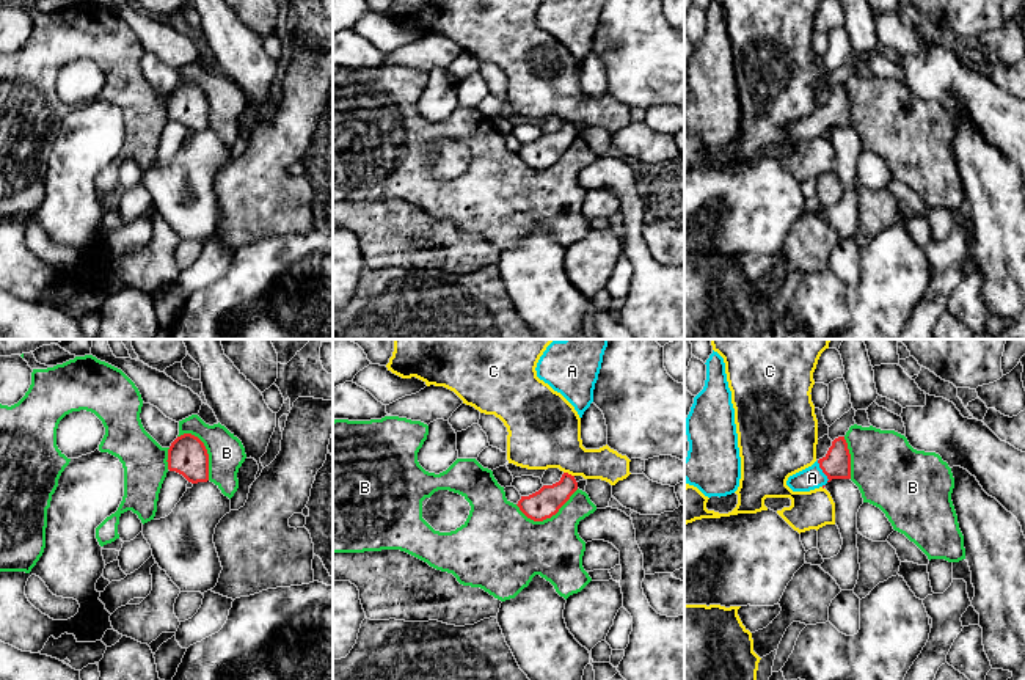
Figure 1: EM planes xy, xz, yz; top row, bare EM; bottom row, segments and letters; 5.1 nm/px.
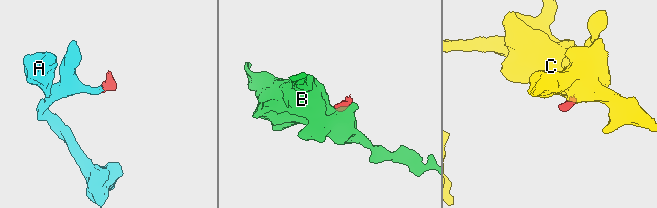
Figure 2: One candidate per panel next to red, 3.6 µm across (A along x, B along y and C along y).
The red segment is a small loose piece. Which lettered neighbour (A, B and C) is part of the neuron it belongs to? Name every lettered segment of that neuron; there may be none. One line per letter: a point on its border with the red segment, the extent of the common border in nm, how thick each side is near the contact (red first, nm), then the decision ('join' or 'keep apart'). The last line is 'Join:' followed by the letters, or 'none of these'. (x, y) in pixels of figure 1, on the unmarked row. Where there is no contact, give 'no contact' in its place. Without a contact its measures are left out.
A: contact yz (823, 120); length 130 nm; calibres 140 and 120 nm; join
B: contact xz (547, 165); length 340 nm; calibres 150 and 380 nm; keep apart
C: contact xz (567, 121); length 60 nm; calibres 150 and 360 nm; keep apart
Join: A

